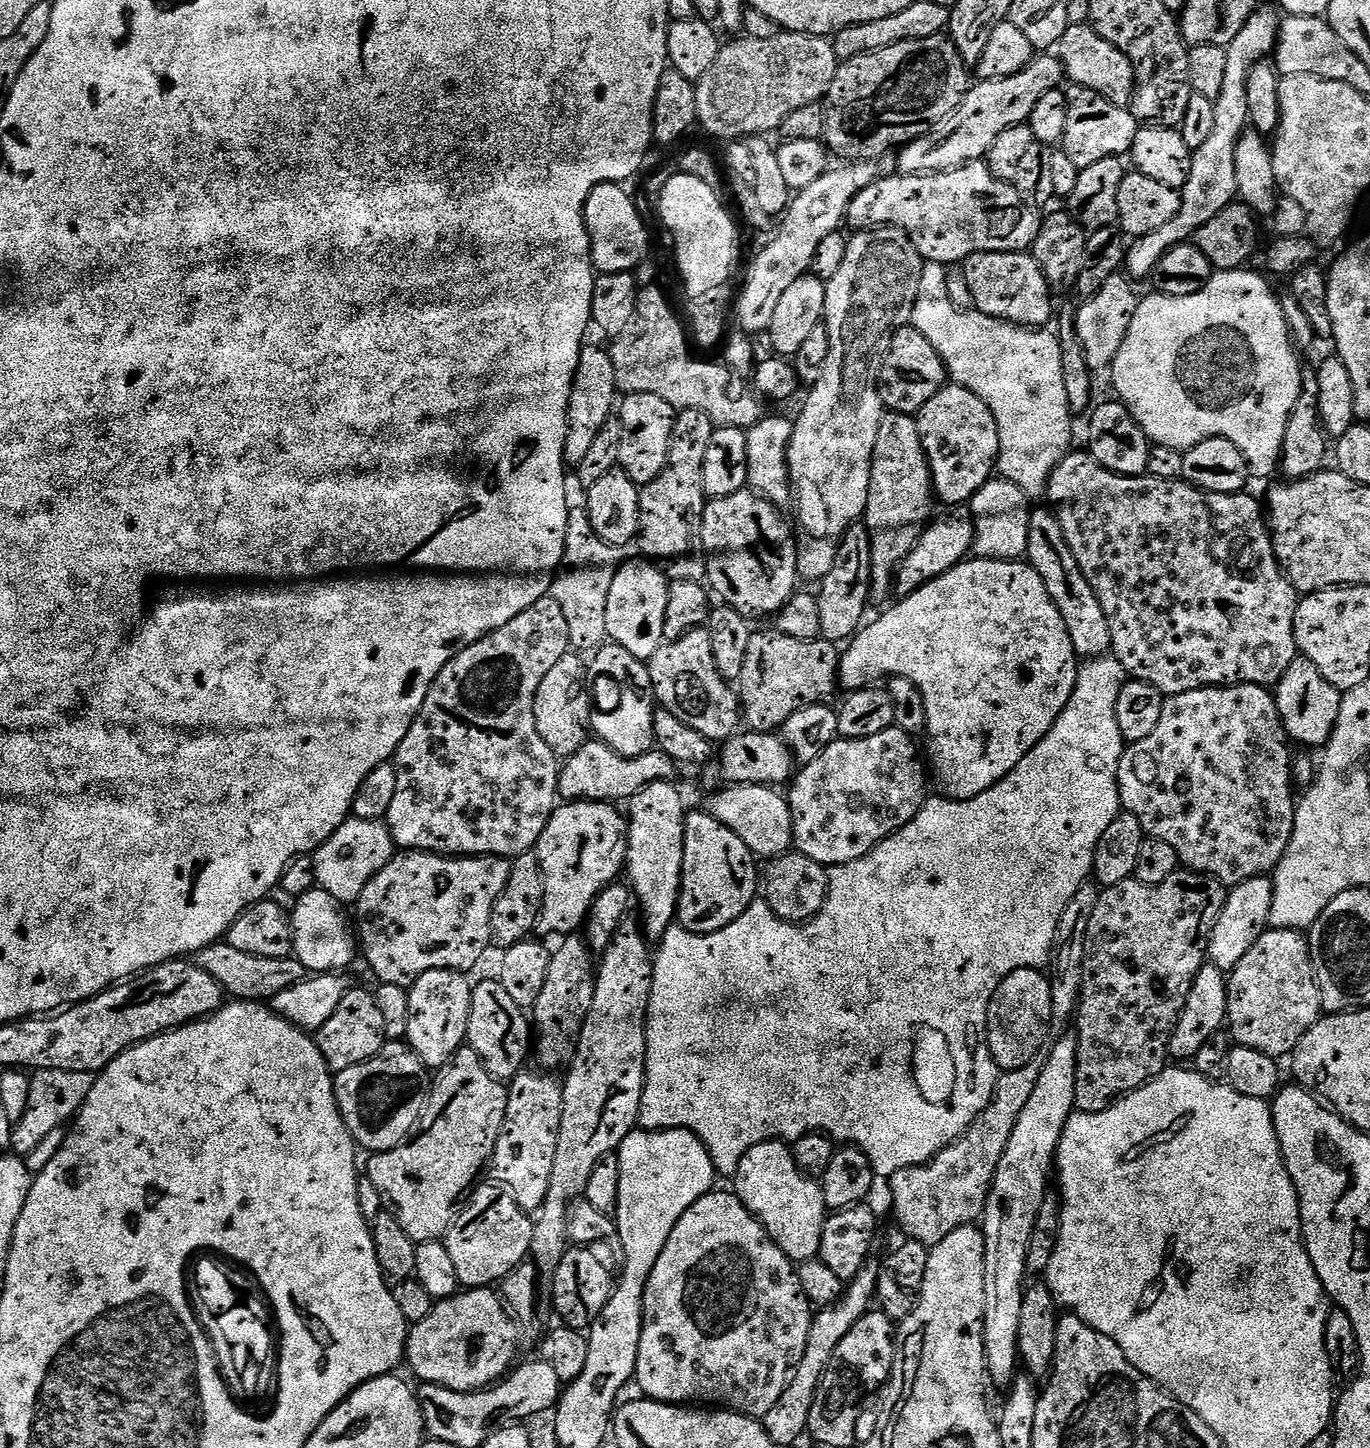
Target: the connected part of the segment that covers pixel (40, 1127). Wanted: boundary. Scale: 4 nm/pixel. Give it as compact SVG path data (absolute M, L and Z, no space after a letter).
M39 1070L31 1077L30 1102L26 1106L26 1114L12 1129L11 1151L17 1156L31 1157L31 1152L43 1142L47 1136L52 1136L64 1123L71 1121L84 1107L84 1100L90 1094L94 1083L91 1072L75 1072L74 1070Z

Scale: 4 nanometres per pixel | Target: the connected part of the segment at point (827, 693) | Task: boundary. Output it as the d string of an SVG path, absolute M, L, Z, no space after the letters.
M775 630L753 631L750 643L746 646L746 659L742 662L742 674L738 681L743 723L754 732L775 733L777 730L783 729L790 714L803 708L809 708L811 704L831 701L831 696L838 692L841 655L841 649L831 640L790 638Z

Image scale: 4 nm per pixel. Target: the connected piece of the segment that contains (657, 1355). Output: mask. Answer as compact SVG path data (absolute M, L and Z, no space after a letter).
M731 1191L707 1192L674 1226L666 1246L654 1262L654 1270L648 1275L644 1284L644 1325L640 1331L638 1342L638 1358L636 1359L636 1374L634 1384L640 1387L639 1395L658 1403L683 1406L715 1406L720 1410L736 1412L755 1418L762 1418L774 1410L778 1398L782 1398L784 1387L794 1371L794 1365L800 1359L806 1346L806 1338L812 1325L814 1315L813 1305L809 1304L806 1294L800 1285L800 1274L797 1265L789 1260L776 1243L768 1237L766 1231L758 1221L752 1217L750 1210L746 1210L744 1203Z

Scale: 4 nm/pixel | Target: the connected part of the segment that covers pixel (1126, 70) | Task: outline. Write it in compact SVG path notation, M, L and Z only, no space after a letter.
M1069 24L1062 34L1058 45L1058 59L1064 68L1064 74L1077 88L1089 88L1102 98L1114 102L1114 106L1128 108L1132 103L1132 91L1136 85L1134 68L1122 50L1110 46L1106 38L1102 38L1088 24Z

